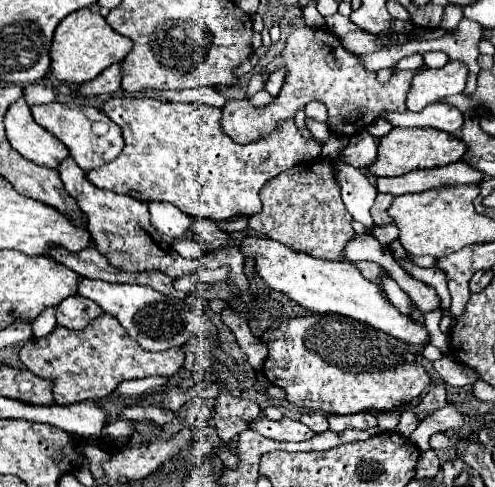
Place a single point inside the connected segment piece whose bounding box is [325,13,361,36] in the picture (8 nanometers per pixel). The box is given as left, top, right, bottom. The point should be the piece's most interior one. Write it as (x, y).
(341, 25)

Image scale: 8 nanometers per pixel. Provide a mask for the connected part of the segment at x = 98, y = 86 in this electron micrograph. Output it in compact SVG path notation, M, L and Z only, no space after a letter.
M119 64L109 66L105 72L101 72L95 80L81 84L81 88L73 90L71 96L95 96L95 94L109 94L117 92L121 88L121 72Z

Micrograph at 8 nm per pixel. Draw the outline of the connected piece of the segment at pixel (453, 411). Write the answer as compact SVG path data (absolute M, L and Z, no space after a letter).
M447 404L445 408L433 412L429 418L425 418L411 434L411 440L417 444L417 448L421 452L425 452L425 450L429 450L429 438L435 432L459 432L465 426L463 414L465 412L461 412L457 406Z

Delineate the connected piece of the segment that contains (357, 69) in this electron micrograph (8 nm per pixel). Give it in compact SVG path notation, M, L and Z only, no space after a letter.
M305 28L305 30L293 30L287 38L287 44L285 44L285 50L283 50L283 58L285 58L285 68L289 70L287 72L287 78L285 78L285 84L281 88L281 92L275 96L275 100L267 106L259 106L255 108L247 98L243 100L229 100L222 108L221 128L225 134L229 134L229 138L233 138L233 142L237 144L249 144L249 142L255 142L259 138L263 138L265 134L271 134L277 126L277 122L289 118L289 116L295 116L299 108L305 108L307 102L311 100L321 100L327 110L329 110L329 120L327 120L327 126L331 132L335 134L345 134L345 136L351 136L355 134L357 130L361 130L365 124L371 124L373 120L377 120L381 116L383 110L393 110L393 112L405 112L405 98L407 98L407 92L409 92L409 86L411 86L411 78L415 74L415 70L403 70L403 72L397 72L395 76L391 76L391 80L381 86L377 82L377 74L375 72L369 72L361 66L359 58L355 58L353 52L345 50L339 42L339 38L335 38L331 32L327 30L313 30L313 28Z

